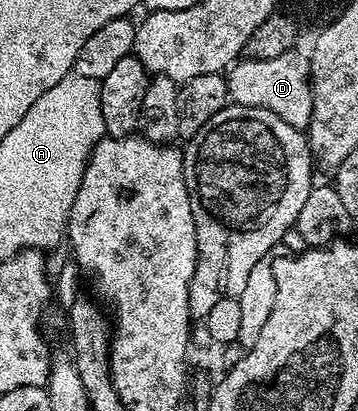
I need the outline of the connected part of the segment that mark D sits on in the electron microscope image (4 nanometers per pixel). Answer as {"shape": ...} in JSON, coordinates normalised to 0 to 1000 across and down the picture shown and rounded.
{"shape":[[[791,136],[704,146],[676,141],[640,168],[631,207],[645,246],[665,255],[704,258],[760,270],[818,311],[863,309],[877,231],[855,217],[855,156],[832,136]]]}

